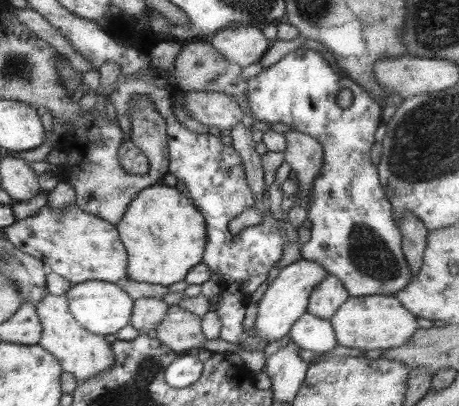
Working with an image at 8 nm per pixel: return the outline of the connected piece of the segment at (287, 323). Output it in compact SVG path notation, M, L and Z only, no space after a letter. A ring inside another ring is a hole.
M301 257L280 270L276 279L269 284L262 299L258 301L258 313L254 326L258 329L256 336L264 338L268 345L290 333L294 324L307 312L311 291L314 291L329 273L323 264L306 257Z

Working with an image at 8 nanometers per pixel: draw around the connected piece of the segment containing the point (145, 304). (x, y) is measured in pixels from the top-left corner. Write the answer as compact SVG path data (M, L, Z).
M160 297L135 299L130 326L141 334L154 330L167 316L169 305Z

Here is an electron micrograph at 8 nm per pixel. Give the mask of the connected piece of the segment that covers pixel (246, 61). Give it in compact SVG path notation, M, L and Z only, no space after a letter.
M240 25L216 31L210 44L226 60L244 68L260 62L269 49L270 40L260 27Z

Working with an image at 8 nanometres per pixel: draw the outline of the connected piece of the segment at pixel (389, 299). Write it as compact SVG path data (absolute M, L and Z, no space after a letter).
M370 295L351 297L335 312L330 320L338 343L348 348L363 351L398 348L409 342L419 330L417 316L392 295Z

